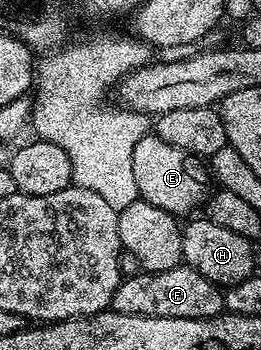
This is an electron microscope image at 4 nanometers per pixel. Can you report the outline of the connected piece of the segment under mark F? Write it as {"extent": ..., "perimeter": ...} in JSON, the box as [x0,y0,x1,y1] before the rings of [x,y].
{"extent":[110,263,226,319],"perimeter":[[[185,263],[172,267],[172,271],[134,271],[134,274],[123,276],[121,283],[116,287],[112,295],[110,309],[115,313],[124,315],[144,315],[152,319],[208,319],[209,317],[221,317],[226,307],[225,292],[216,283],[204,279],[200,271],[196,271]]]}

